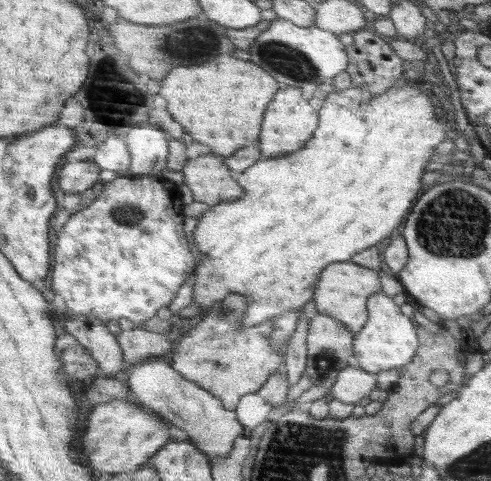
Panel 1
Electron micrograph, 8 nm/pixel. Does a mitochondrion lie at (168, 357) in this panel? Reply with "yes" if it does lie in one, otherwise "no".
no

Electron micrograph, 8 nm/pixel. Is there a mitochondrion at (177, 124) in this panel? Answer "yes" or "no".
no

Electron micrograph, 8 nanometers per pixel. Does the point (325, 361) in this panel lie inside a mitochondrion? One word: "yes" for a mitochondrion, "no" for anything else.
yes

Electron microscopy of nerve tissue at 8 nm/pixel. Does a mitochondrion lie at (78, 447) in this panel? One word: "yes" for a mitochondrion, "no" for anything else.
no

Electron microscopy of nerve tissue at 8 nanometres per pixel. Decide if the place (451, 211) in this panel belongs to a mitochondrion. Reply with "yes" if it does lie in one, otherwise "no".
yes

